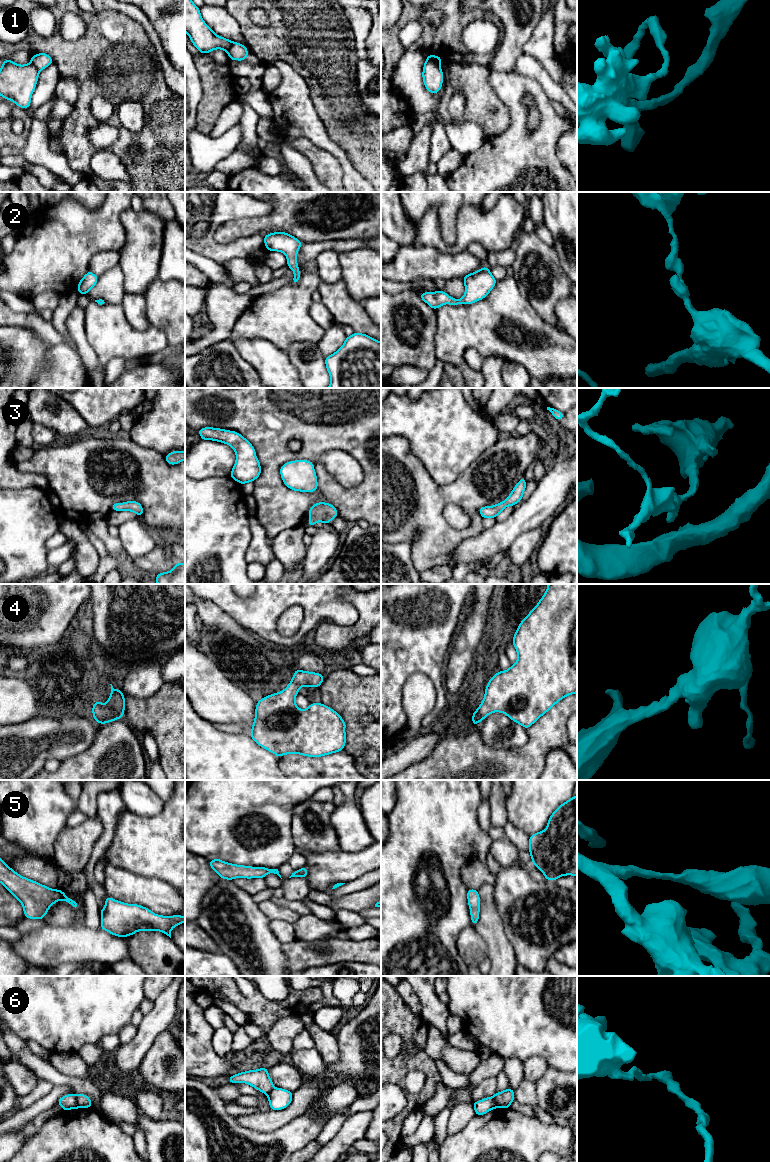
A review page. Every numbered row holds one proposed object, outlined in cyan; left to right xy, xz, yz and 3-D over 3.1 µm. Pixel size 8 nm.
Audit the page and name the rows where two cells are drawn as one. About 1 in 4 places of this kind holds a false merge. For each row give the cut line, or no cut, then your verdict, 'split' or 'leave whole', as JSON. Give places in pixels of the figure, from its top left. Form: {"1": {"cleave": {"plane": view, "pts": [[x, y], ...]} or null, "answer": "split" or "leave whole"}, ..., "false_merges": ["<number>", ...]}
{"1": {"cleave": {"plane": "yz", "pts": [[428, 56], [439, 65]]}, "answer": "split"}, "2": {"cleave": null, "answer": "leave whole"}, "3": {"cleave": null, "answer": "leave whole"}, "4": {"cleave": null, "answer": "leave whole"}, "5": {"cleave": null, "answer": "leave whole"}, "6": {"cleave": {"plane": "xy", "pts": [[75, 1095], [78, 1107]]}, "answer": "split"}, "false_merges": ["1", "6"]}

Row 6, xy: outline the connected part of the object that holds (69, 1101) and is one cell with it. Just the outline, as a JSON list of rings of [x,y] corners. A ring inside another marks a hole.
[[[74,1093],[61,1097],[56,1103],[62,1107],[63,1111],[78,1108],[76,1094]]]

